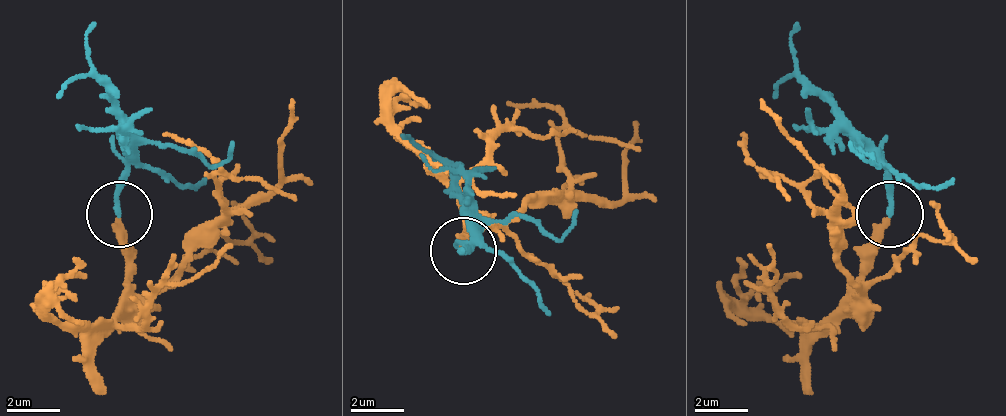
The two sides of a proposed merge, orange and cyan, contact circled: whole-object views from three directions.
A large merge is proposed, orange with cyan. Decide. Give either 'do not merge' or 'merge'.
merge

